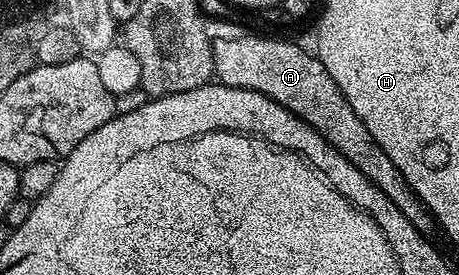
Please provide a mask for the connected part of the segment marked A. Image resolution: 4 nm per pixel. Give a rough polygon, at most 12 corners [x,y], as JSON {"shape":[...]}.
{"shape":[[205,22],[216,80],[316,129],[425,236],[429,209],[316,54]]}

